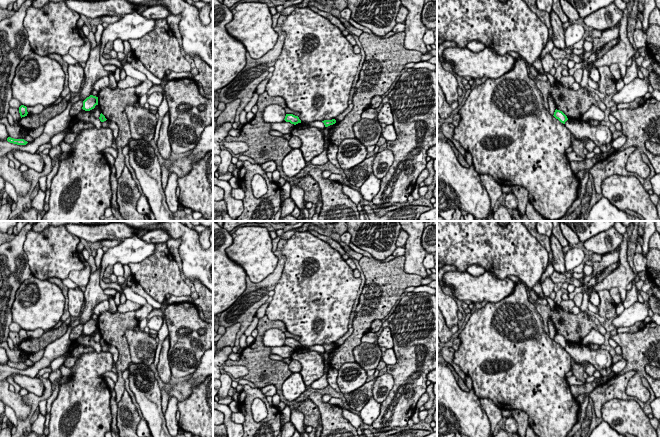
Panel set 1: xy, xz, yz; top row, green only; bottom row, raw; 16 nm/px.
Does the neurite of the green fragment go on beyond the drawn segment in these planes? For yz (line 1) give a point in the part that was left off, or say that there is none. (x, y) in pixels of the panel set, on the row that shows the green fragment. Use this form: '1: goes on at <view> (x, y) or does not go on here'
1: does not go on here

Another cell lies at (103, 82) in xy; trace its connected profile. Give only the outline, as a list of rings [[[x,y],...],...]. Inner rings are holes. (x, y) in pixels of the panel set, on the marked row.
[[[104,76],[104,77],[100,78],[98,81],[96,81],[96,83],[94,84],[93,88],[97,92],[99,92],[104,87],[108,87],[109,86],[109,82],[110,82],[109,77],[108,76]]]

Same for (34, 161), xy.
[[[10,151],[14,158],[17,159],[21,164],[26,165],[28,168],[34,169],[36,172],[41,173],[44,169],[44,161],[40,154],[28,153],[24,151]]]

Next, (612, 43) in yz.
[[[613,39],[613,40],[611,40],[610,42],[608,42],[607,44],[605,44],[605,45],[603,46],[603,48],[599,51],[599,53],[598,53],[598,58],[597,58],[597,59],[603,57],[603,56],[605,55],[605,53],[606,53],[609,49],[611,49],[612,47],[614,47],[617,43],[618,43],[618,39]]]

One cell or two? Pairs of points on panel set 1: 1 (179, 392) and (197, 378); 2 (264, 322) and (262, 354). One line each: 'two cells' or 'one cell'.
1: one cell
2: one cell

